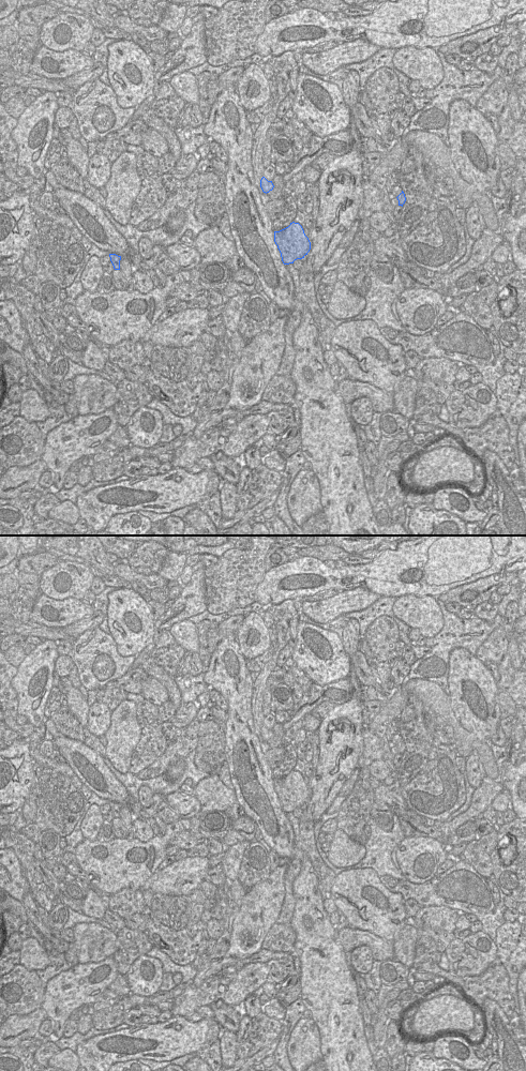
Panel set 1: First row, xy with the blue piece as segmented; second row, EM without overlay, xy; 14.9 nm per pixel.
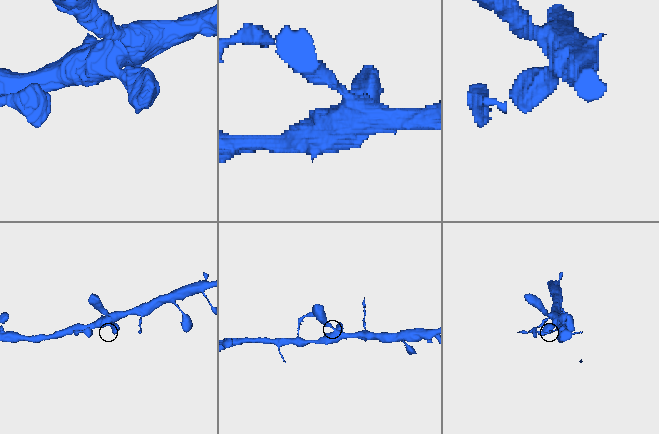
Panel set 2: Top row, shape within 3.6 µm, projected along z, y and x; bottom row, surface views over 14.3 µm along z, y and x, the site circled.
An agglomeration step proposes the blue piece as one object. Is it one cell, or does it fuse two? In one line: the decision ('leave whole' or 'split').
split

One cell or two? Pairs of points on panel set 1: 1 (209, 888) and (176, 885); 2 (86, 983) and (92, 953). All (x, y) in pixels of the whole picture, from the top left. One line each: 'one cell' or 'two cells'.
1: two cells
2: two cells

